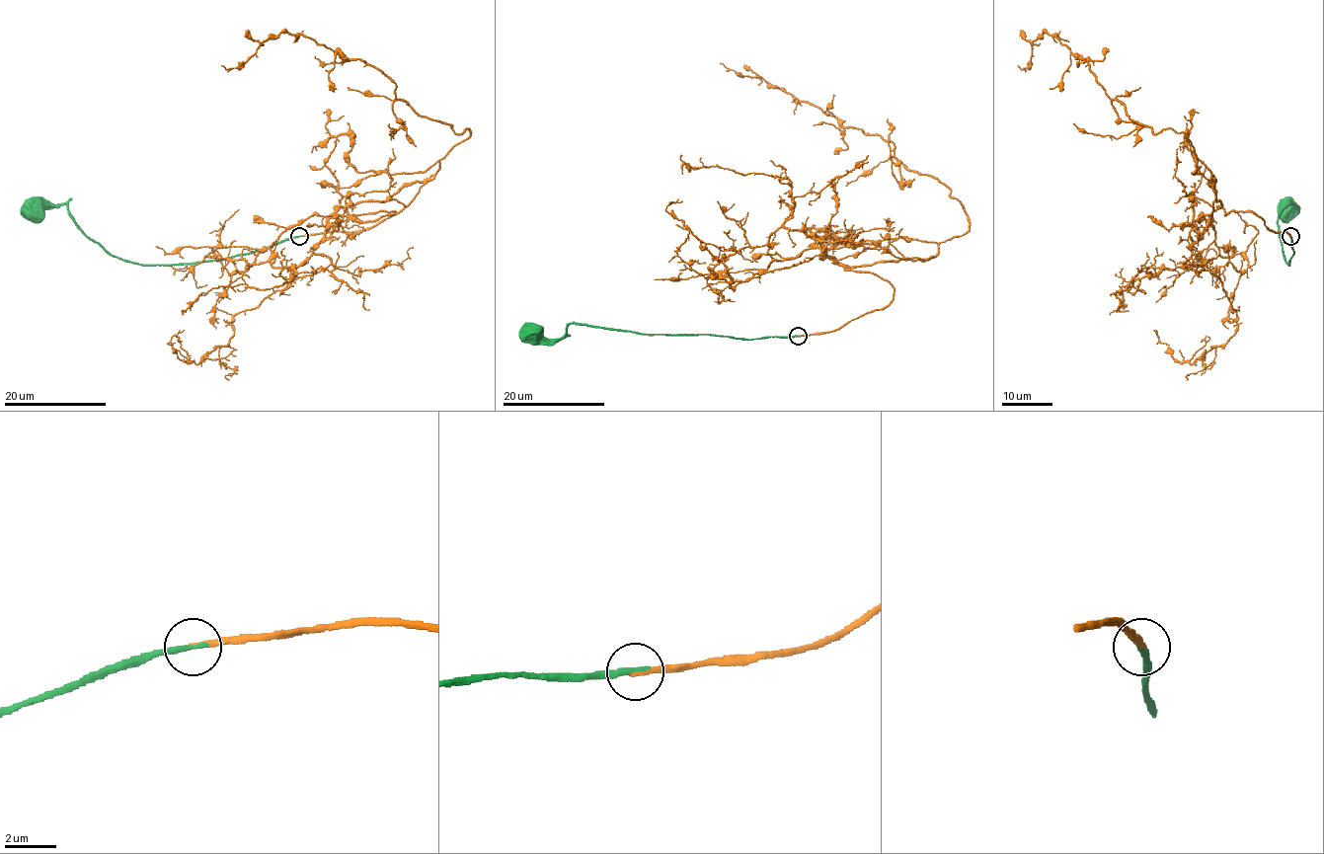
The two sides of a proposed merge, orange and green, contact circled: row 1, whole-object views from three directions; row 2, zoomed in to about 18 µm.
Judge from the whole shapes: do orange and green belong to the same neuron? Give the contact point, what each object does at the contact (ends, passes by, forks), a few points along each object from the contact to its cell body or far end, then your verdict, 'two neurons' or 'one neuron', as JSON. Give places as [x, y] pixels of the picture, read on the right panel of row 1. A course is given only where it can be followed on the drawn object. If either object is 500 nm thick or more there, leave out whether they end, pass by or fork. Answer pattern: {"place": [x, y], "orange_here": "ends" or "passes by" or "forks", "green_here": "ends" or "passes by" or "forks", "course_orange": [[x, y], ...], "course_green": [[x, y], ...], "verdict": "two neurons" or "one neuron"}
{"place": [1290, 236], "orange_here": "ends", "green_here": "ends", "course_orange": [[1290, 236], [1253, 212], [1225, 214], [1191, 141], [1131, 120], [1055, 35], [1039, 37], [1031, 61], [1018, 65]], "course_green": [[1290, 236], [1293, 253], [1288, 265], [1284, 256], [1278, 214], [1288, 204], [1293, 204], [1288, 202], [1286, 205]], "verdict": "one neuron"}

